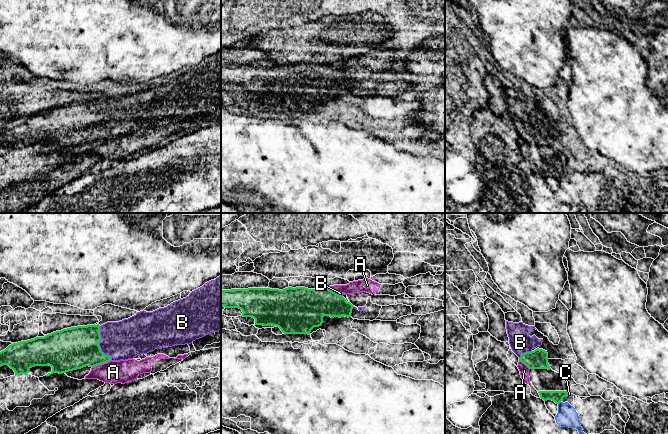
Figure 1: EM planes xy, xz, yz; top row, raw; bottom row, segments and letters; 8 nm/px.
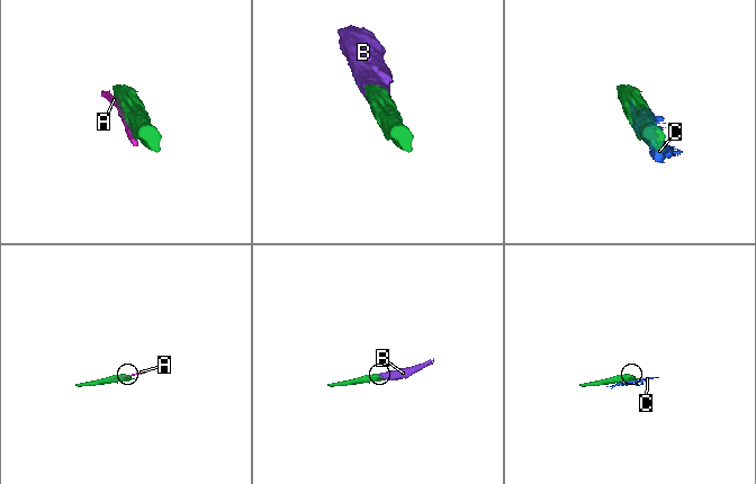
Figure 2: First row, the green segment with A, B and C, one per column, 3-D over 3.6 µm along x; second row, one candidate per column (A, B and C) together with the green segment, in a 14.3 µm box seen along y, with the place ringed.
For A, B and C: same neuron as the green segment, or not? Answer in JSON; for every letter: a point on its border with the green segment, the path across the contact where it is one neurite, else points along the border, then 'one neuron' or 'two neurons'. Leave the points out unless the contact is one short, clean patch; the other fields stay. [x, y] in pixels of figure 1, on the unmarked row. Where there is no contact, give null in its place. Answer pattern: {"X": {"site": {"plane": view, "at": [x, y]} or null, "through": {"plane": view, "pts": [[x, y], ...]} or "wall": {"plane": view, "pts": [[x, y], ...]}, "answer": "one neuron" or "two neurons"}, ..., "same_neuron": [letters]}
{"A": {"site": {"plane": "xy", "at": [101, 139]}, "answer": "two neurons"}, "B": {"site": {"plane": "xy", "at": [98, 120]}, "answer": "one neuron"}, "C": {"site": {"plane": "yz", "at": [559, 178]}, "answer": "two neurons"}, "same_neuron": ["B"]}

